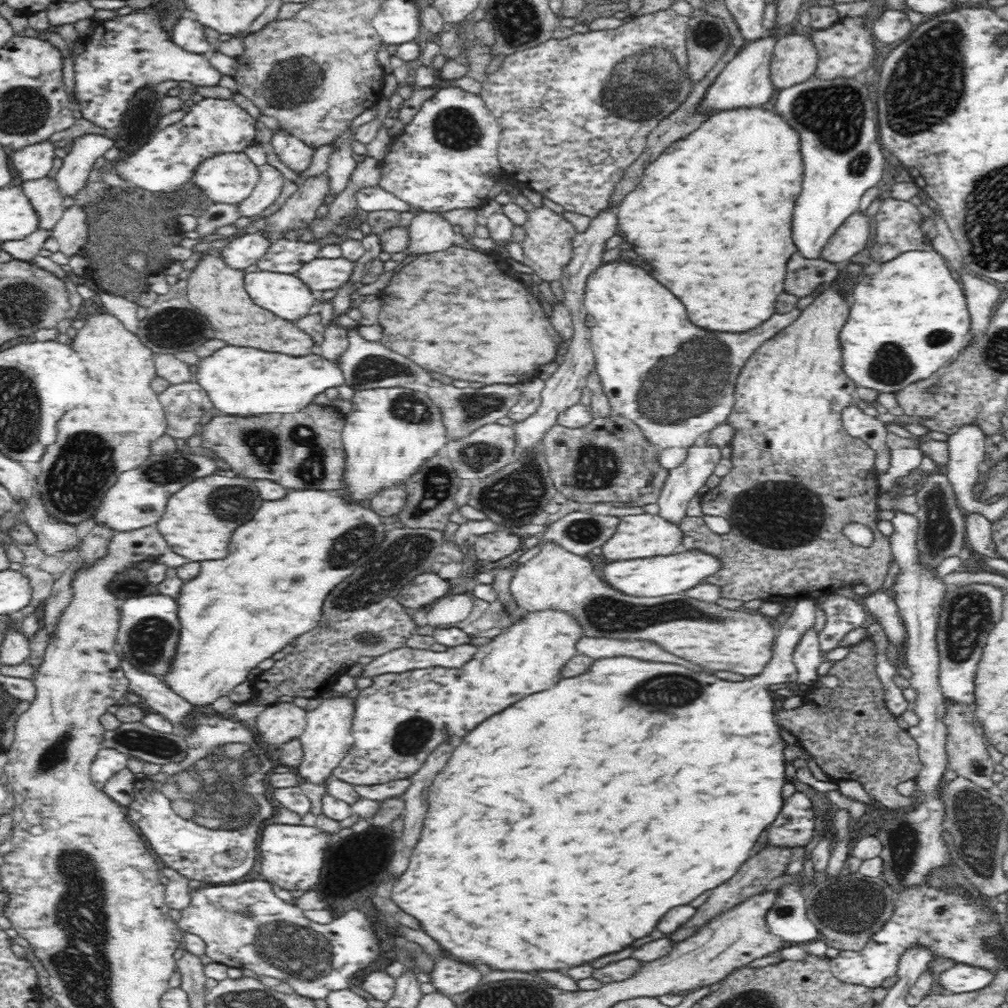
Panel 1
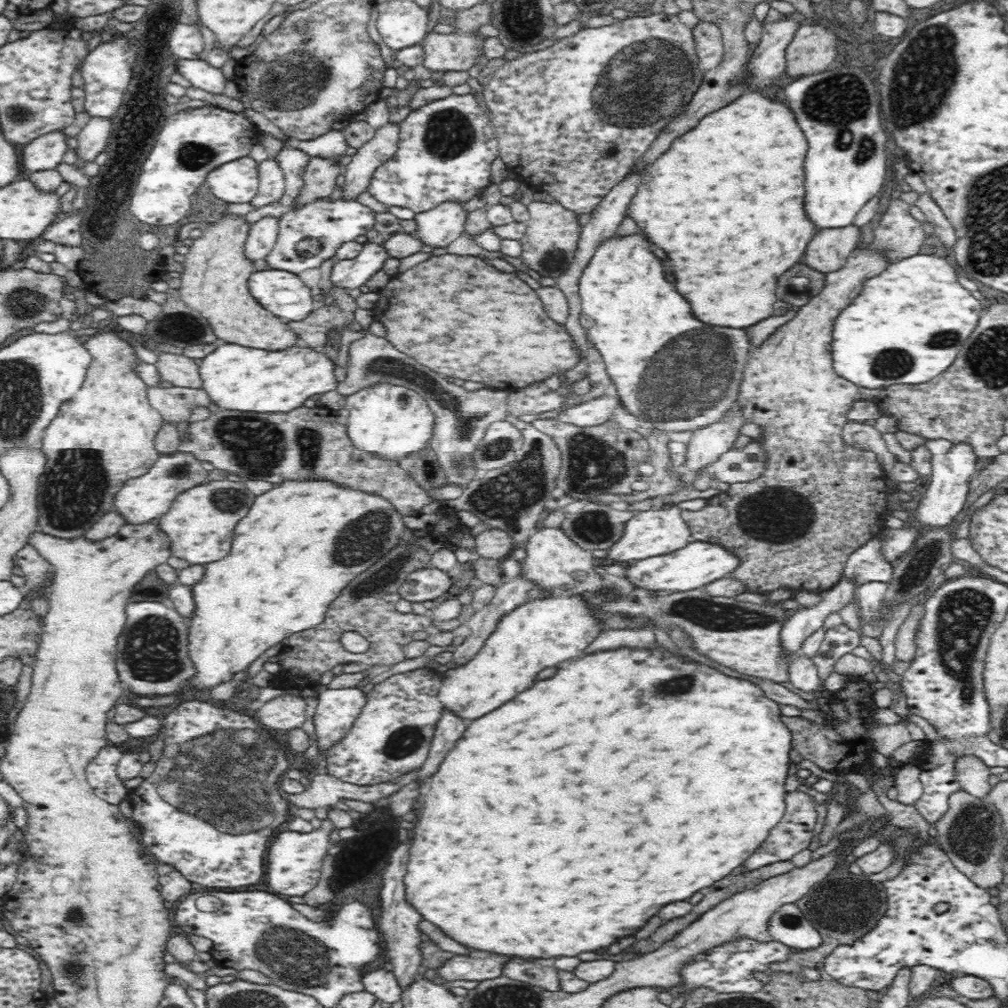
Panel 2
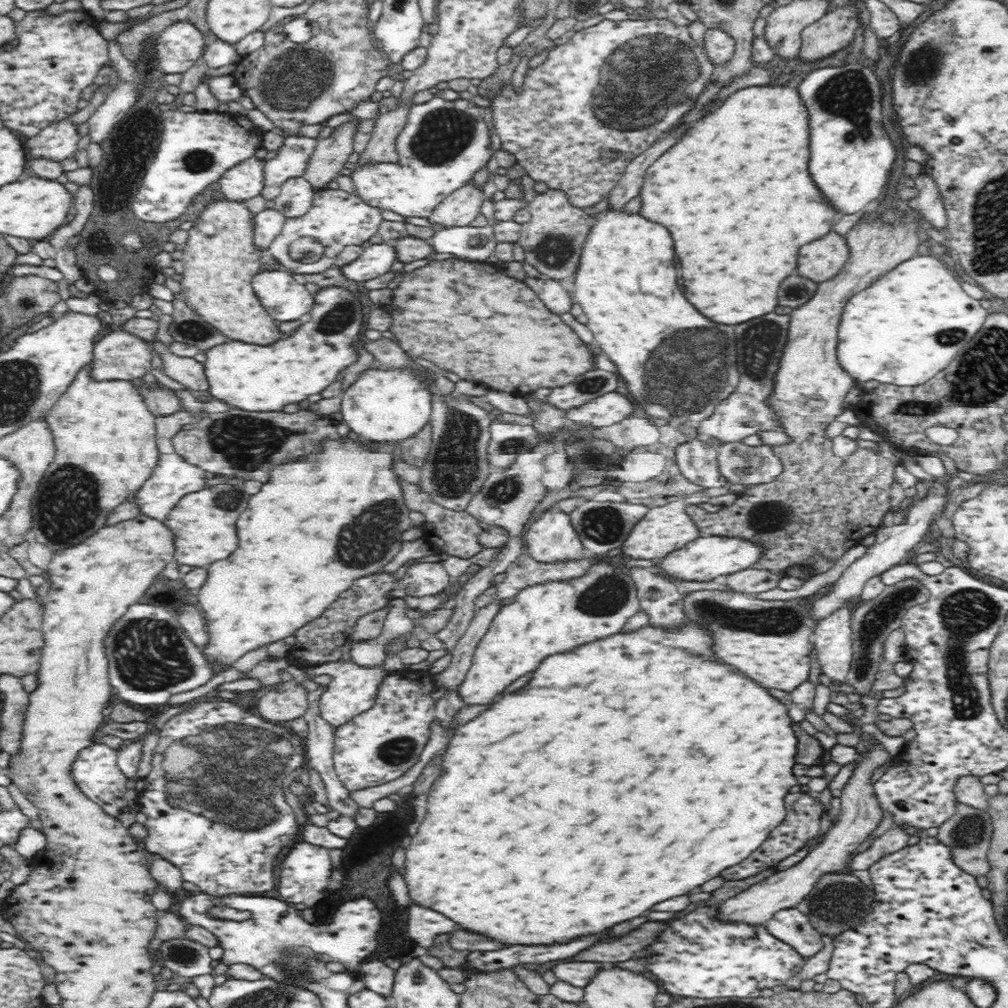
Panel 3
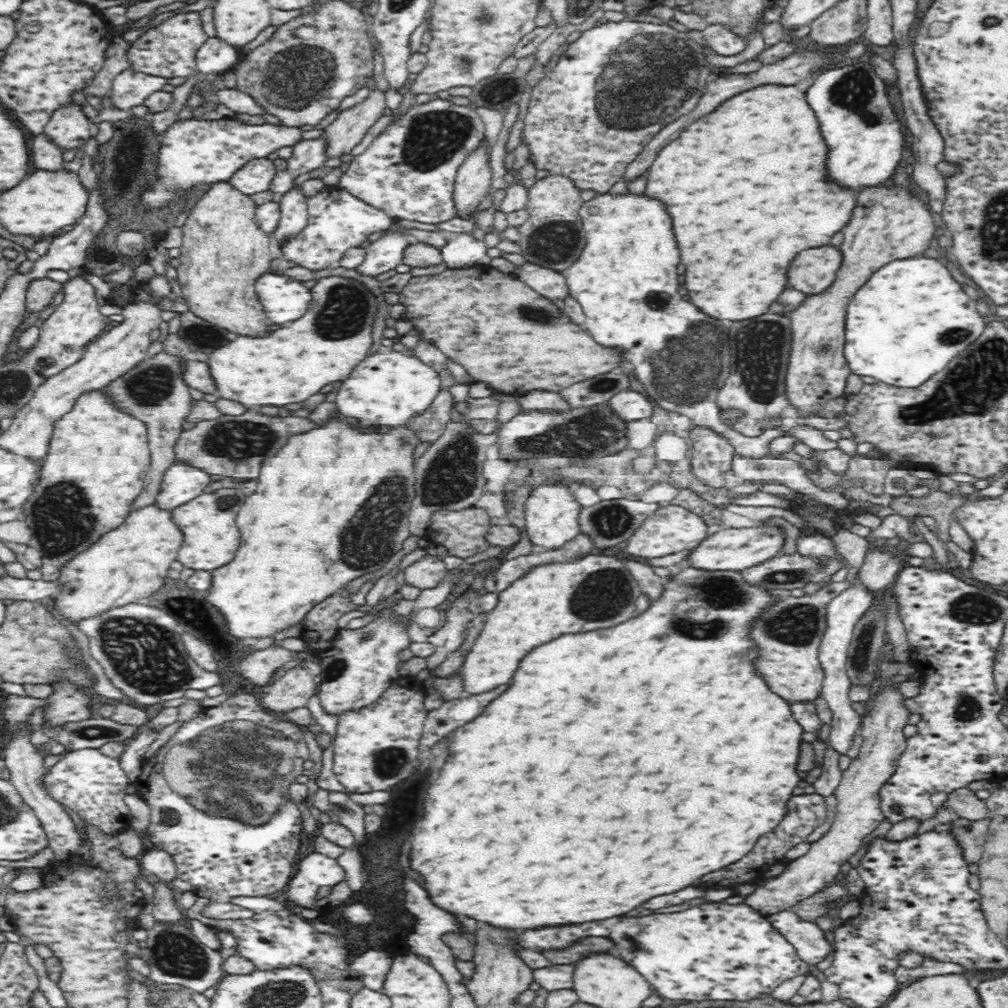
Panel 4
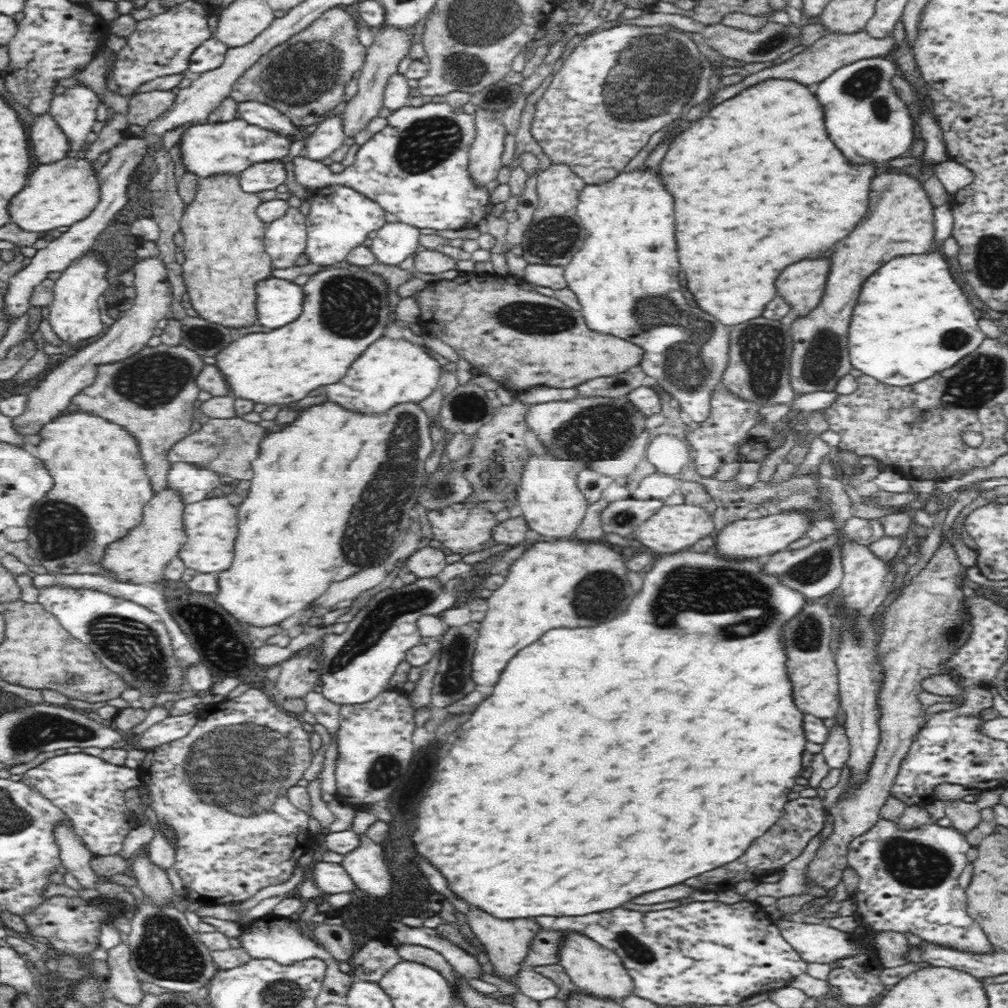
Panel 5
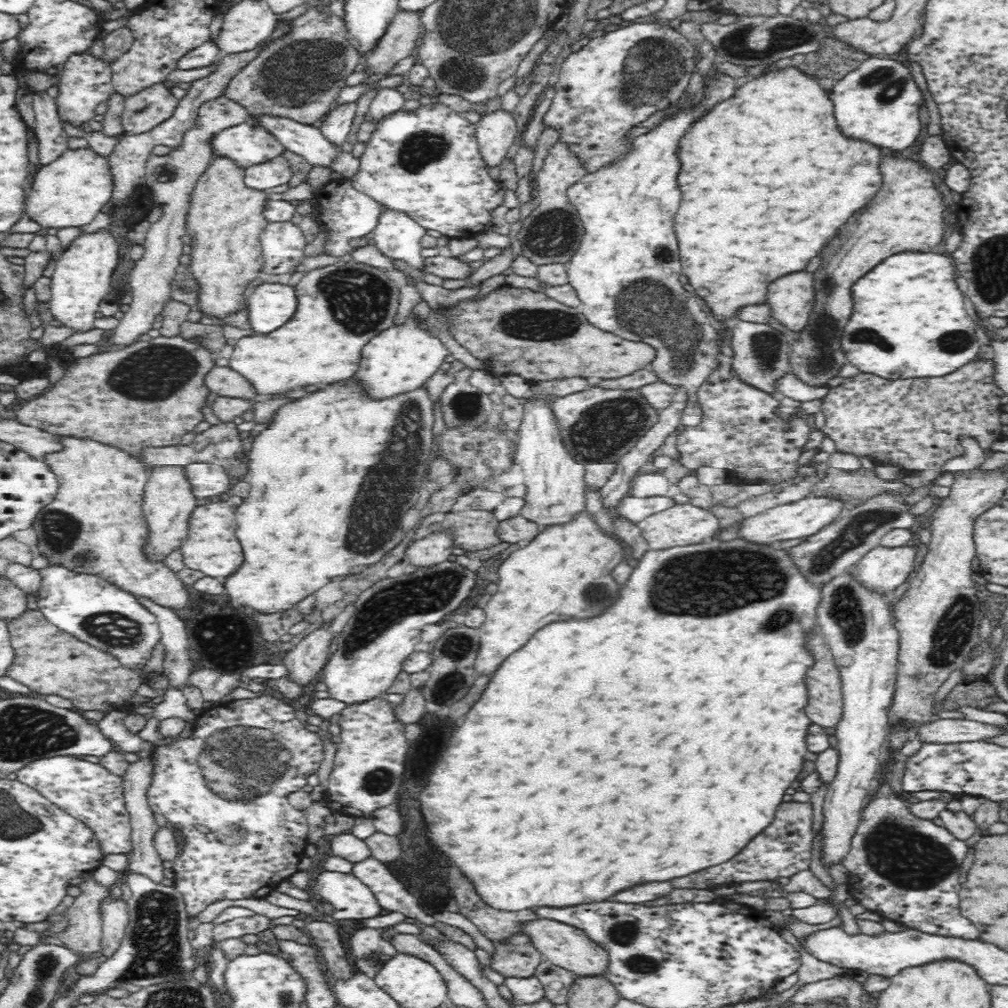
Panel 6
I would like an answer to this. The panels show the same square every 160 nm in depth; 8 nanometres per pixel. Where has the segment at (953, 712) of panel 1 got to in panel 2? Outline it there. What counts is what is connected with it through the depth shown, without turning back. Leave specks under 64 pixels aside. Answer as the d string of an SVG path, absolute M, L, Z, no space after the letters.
M975 756L961 758L955 767L955 779L960 789L980 799L985 799L991 790L988 782L990 774L990 767Z

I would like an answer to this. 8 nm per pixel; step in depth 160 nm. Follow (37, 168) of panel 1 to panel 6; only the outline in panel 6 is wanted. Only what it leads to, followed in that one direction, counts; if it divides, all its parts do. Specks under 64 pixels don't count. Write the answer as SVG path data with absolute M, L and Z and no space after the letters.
M89 50L67 56L67 59L60 65L59 94L55 98L58 116L62 122L80 127L91 120L98 112L98 104L104 102L114 90L113 68L108 61L96 58Z

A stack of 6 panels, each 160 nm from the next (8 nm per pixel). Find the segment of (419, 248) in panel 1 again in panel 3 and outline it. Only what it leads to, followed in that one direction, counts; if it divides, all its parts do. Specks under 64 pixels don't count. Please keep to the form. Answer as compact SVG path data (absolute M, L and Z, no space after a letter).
M468 184L443 199L433 215L428 216L426 220L442 228L469 226L484 210L483 190Z

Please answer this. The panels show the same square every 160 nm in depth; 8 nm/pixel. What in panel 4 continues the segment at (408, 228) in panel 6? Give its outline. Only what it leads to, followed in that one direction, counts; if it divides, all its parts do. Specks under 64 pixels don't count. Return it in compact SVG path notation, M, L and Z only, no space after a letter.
M386 233L365 249L364 261L354 269L358 271L360 279L384 274L403 261L404 251L408 247L404 233Z

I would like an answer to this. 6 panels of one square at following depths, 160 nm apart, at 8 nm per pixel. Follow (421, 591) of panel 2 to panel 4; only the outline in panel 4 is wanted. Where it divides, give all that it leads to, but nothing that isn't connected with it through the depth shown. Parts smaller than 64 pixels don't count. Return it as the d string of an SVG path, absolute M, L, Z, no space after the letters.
M428 554L403 570L405 582L421 590L434 588L448 574L446 563L438 557Z

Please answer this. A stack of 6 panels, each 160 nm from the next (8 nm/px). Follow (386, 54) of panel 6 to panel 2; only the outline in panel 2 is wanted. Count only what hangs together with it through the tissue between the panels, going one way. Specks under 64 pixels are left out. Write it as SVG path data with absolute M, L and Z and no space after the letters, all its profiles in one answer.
M312 157L304 171L301 195L290 210L300 210L312 202L330 197L337 186L336 179L342 173L342 169L328 159Z

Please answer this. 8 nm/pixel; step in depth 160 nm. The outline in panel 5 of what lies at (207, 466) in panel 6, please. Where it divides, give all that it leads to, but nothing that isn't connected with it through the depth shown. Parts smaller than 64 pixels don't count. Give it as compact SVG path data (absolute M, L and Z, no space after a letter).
M172 463L167 474L167 487L180 493L186 505L208 498L208 492L218 488L225 478L217 472L190 463Z

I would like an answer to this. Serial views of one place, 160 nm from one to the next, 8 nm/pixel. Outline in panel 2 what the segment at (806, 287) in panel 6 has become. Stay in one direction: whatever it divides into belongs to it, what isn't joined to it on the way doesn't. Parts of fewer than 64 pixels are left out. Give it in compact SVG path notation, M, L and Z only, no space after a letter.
M854 223L838 228L825 228L815 233L805 249L805 263L826 274L844 266L861 241L861 229Z

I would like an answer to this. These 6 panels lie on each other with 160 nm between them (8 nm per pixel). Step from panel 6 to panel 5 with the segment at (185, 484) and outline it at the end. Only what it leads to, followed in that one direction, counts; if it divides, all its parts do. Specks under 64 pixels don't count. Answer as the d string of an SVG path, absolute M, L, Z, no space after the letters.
M167 486L155 493L143 508L141 522L105 551L100 564L108 572L106 577L143 585L154 585L154 582L162 581L166 566L175 556L179 556L179 551L187 541L183 521L185 505L180 493Z

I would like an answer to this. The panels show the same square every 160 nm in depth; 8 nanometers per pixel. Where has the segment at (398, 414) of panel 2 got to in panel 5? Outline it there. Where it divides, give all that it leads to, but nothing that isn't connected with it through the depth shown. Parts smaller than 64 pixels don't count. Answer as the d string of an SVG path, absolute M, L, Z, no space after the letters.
M384 336L366 348L344 378L326 386L326 394L336 404L354 408L354 412L387 413L397 404L420 404L436 390L441 373L441 363L428 356L422 346Z

